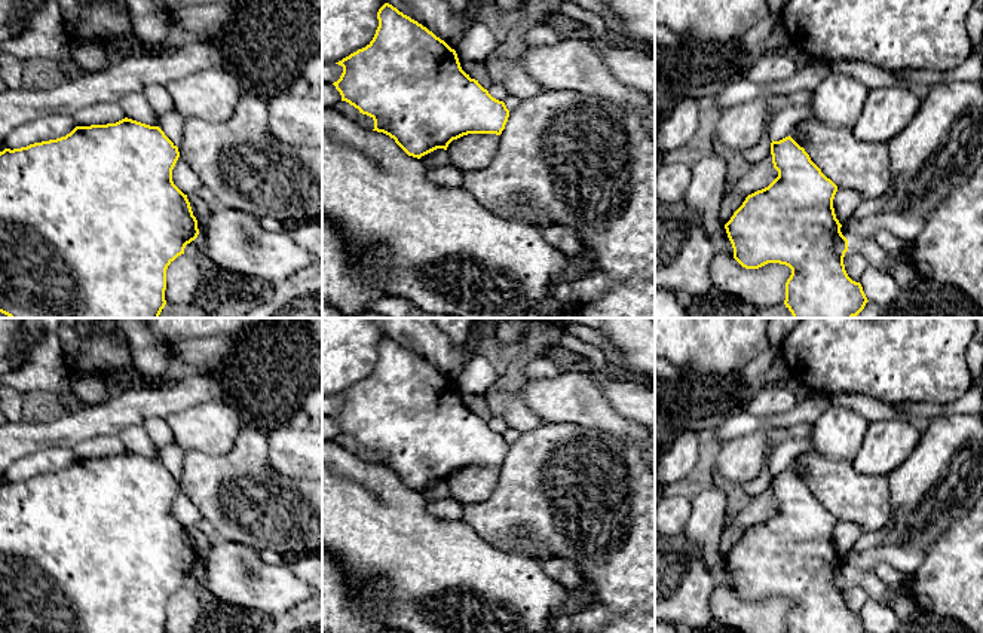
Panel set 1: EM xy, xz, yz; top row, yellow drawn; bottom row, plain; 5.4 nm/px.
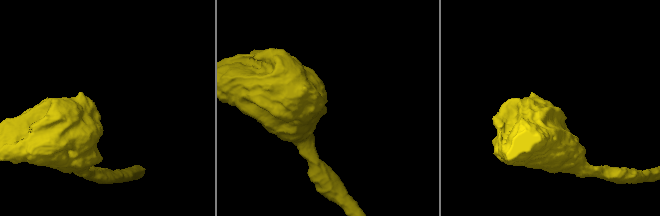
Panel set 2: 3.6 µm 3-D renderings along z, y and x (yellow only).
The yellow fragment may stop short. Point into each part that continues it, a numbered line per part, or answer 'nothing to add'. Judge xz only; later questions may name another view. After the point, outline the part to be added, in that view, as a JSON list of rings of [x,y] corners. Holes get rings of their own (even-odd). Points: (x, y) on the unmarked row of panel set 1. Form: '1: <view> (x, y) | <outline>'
nothing to add

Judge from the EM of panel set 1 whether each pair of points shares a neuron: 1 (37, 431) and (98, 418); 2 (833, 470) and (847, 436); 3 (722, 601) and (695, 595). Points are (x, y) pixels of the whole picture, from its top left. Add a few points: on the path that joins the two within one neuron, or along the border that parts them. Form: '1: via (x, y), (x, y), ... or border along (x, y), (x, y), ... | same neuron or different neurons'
1: via (52, 431), (67, 431), (83, 424) | same neuron
2: border along (812, 449), (829, 458), (845, 458), (850, 461) | different neurons
3: border along (716, 586), (710, 599), (712, 617) | different neurons

